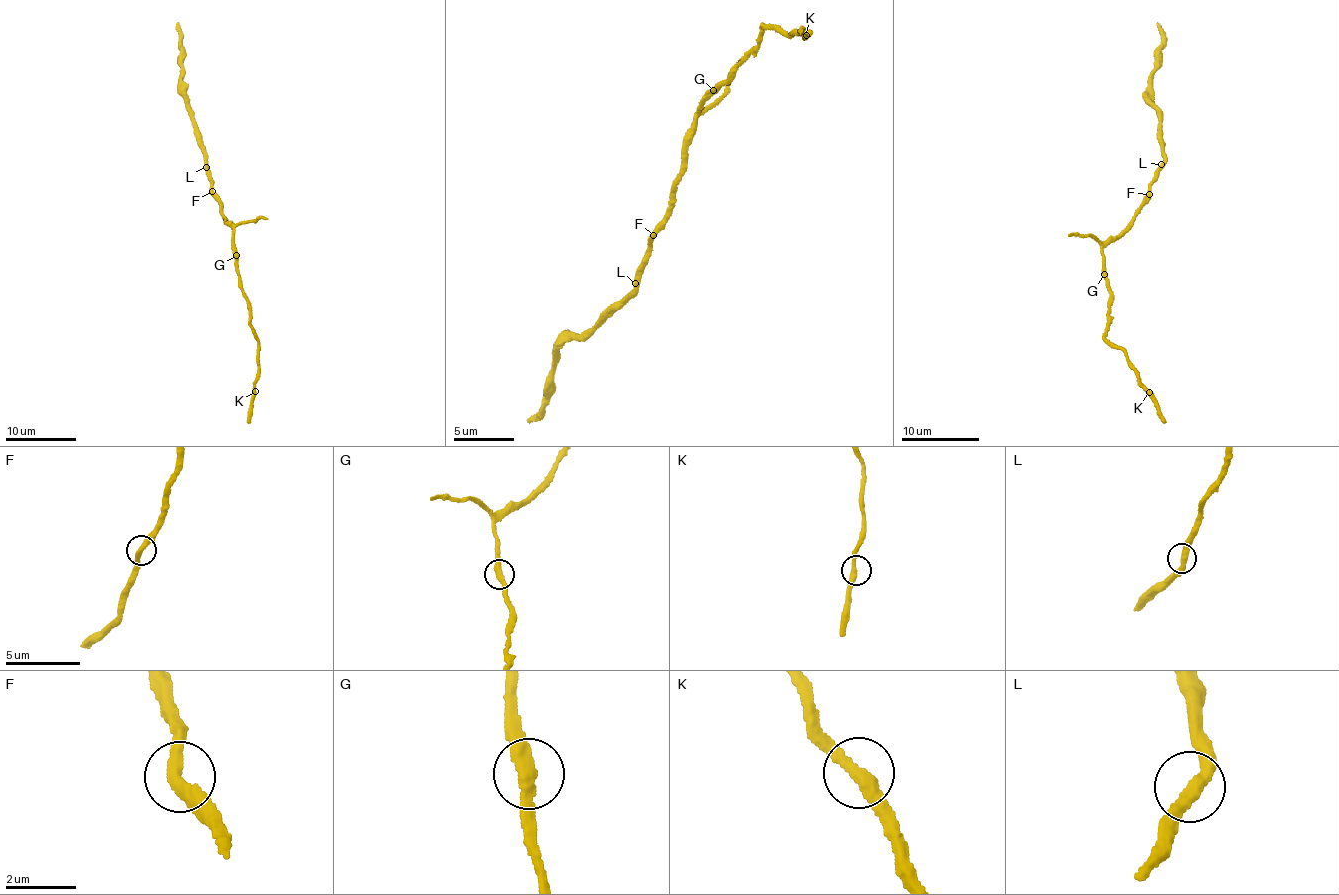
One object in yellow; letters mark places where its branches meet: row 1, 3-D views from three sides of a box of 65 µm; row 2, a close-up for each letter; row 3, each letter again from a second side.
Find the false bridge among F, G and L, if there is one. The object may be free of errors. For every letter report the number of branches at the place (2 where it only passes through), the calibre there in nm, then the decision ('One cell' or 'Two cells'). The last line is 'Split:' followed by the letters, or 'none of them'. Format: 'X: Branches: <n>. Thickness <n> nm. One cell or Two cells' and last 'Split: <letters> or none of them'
F: Branches: 2. Thickness 360 nm. One cell
G: Branches: 2. Thickness 380 nm. One cell
L: Branches: 2. Thickness 360 nm. One cell
Split: none of them

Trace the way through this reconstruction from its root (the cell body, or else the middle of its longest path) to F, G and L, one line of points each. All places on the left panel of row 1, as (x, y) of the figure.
F: (223, 213), (221, 200), (212, 191)
G: (223, 213), (226, 224), (233, 229), (233, 252), (236, 256)
L: (223, 213), (221, 200), (212, 191), (211, 173), (206, 167)

